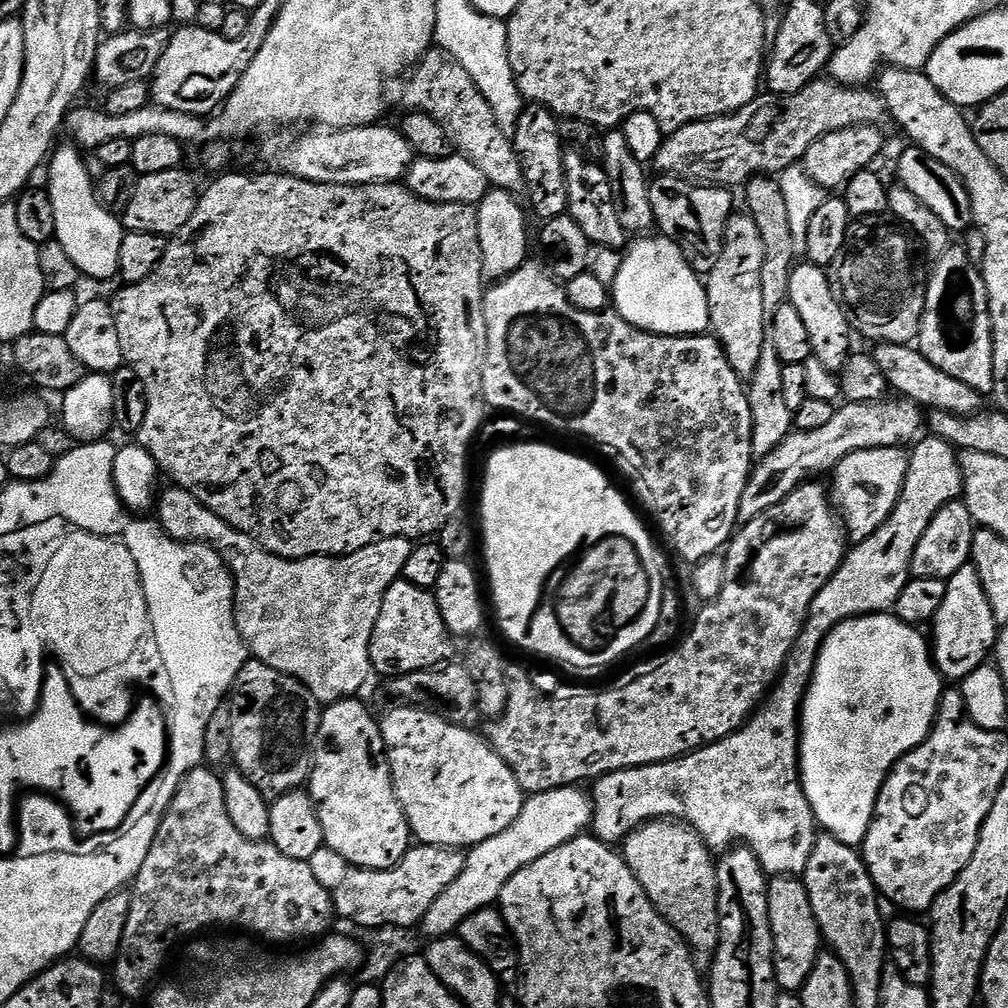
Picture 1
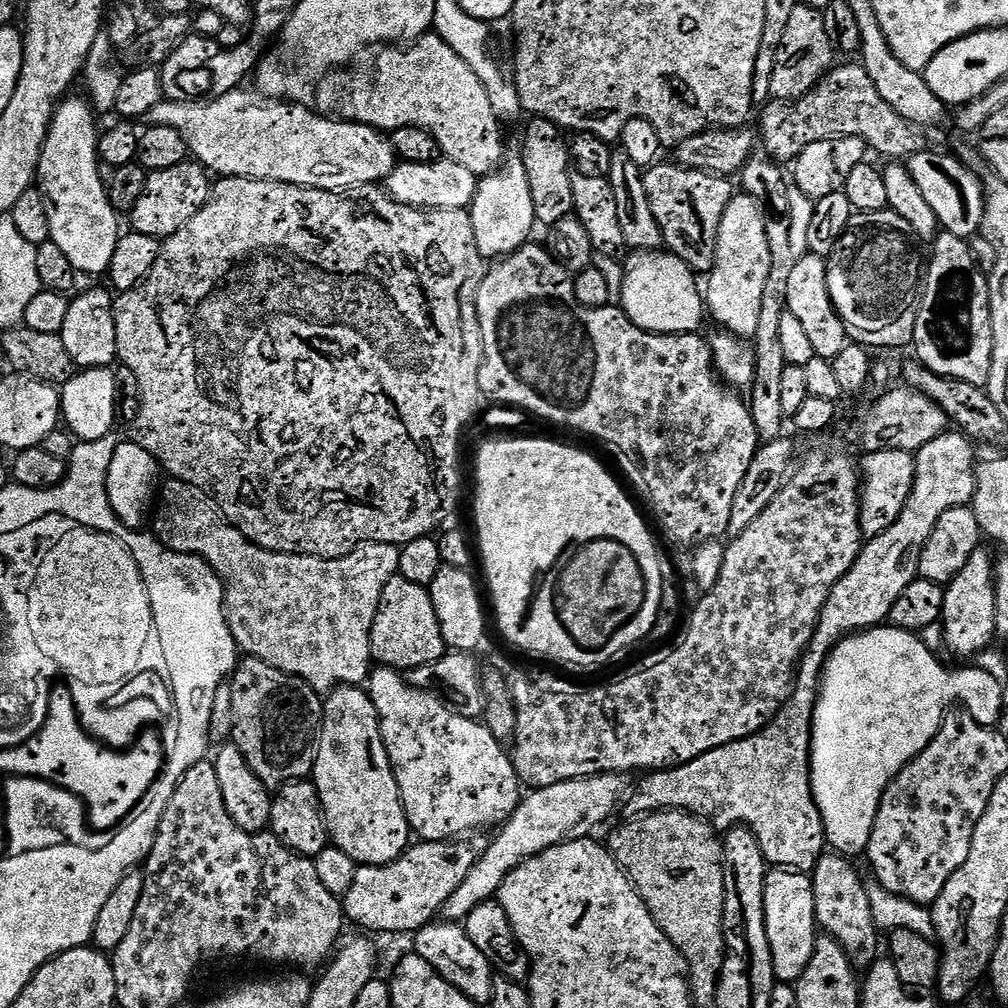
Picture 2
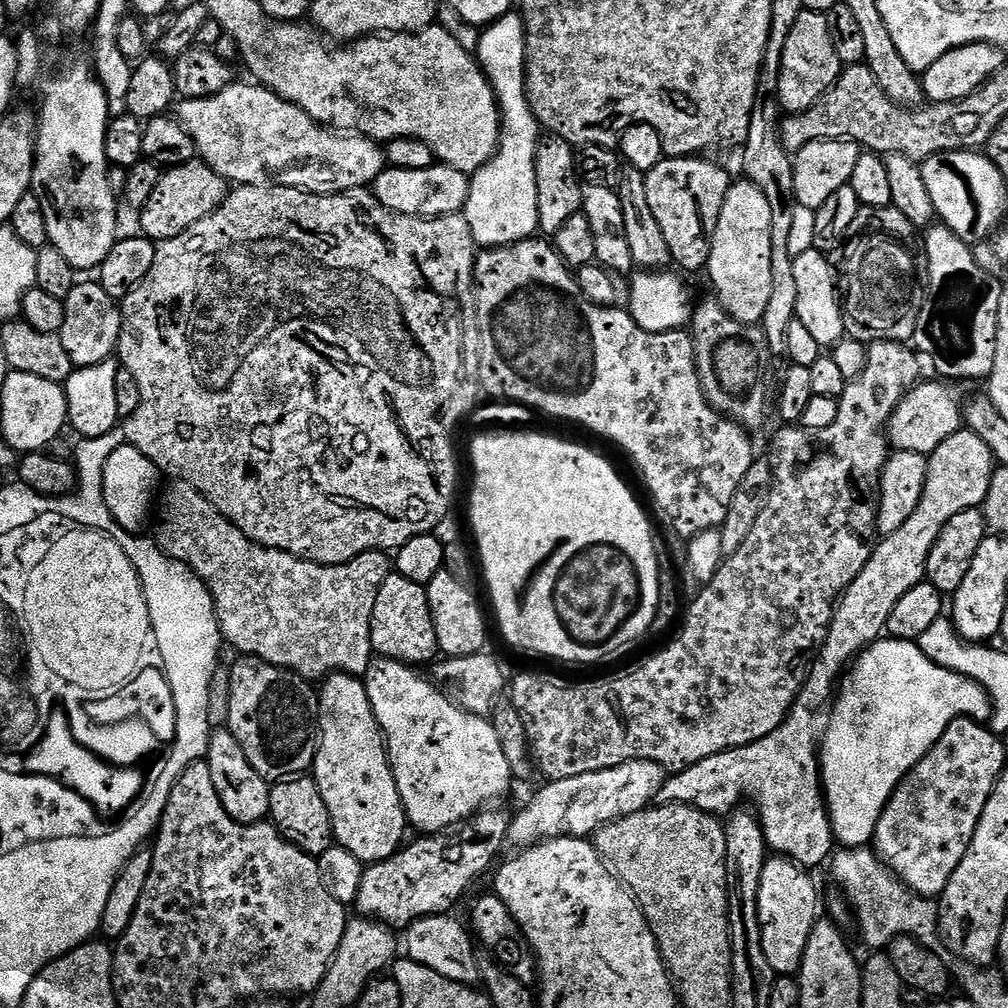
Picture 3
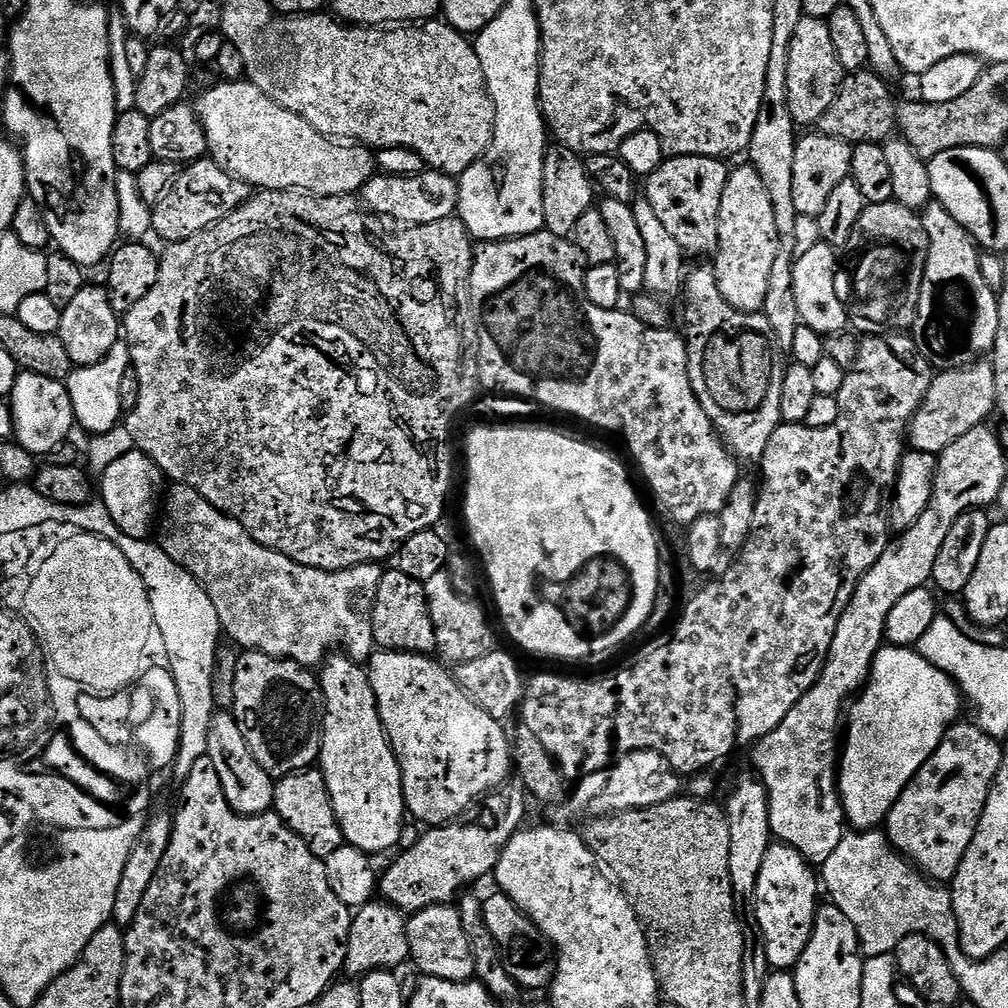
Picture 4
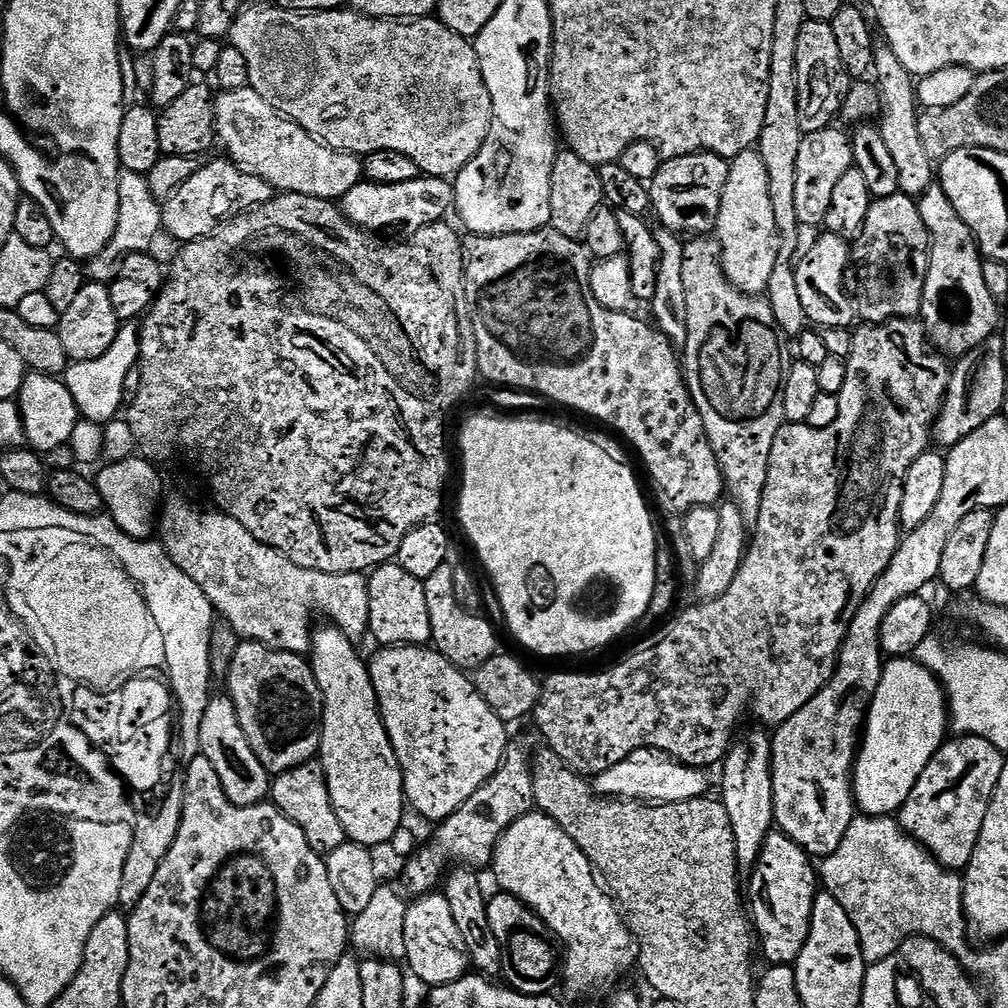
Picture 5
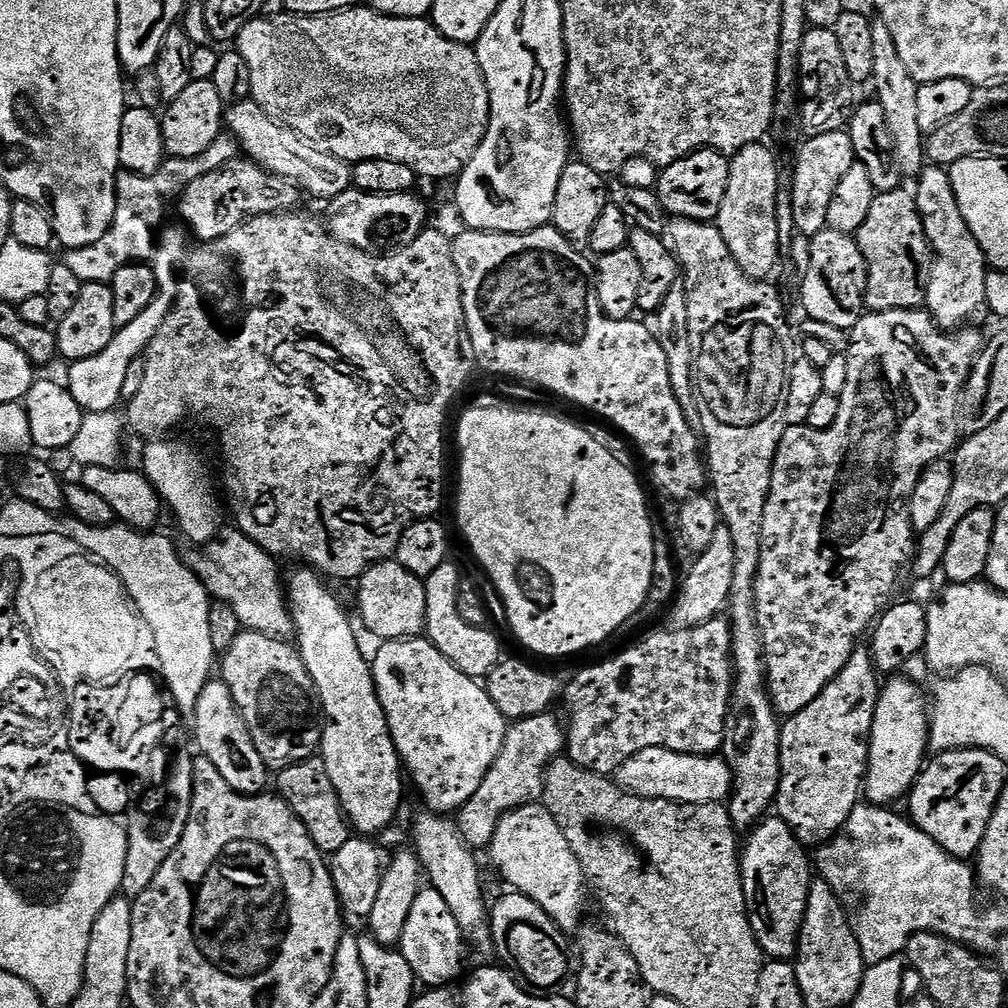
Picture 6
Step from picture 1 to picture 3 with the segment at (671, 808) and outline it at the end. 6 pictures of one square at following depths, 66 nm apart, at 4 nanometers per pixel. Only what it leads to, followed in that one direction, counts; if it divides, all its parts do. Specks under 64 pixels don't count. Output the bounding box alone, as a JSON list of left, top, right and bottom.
[663,430,994,870]

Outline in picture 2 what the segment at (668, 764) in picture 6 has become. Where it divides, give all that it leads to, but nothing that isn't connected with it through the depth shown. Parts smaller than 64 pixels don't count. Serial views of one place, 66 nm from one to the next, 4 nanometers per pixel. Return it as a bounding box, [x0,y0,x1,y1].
[442,774,625,922]

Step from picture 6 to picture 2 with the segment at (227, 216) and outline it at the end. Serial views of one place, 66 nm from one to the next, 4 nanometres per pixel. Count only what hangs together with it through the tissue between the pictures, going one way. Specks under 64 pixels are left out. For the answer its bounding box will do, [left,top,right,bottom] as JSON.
[130,162,214,241]

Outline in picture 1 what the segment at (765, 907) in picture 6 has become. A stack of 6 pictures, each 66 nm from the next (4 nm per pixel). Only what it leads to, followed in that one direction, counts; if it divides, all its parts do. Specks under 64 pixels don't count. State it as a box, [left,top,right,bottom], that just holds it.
[768,876,822,994]

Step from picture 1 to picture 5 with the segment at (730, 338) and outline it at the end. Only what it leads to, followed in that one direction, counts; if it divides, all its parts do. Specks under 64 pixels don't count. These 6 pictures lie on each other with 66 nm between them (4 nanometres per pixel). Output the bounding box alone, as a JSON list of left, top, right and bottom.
[714,151,780,296]

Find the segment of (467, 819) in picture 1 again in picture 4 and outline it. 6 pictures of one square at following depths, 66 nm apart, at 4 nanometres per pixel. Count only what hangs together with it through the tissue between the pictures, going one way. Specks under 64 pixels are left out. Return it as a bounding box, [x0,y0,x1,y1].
[366,650,513,826]

